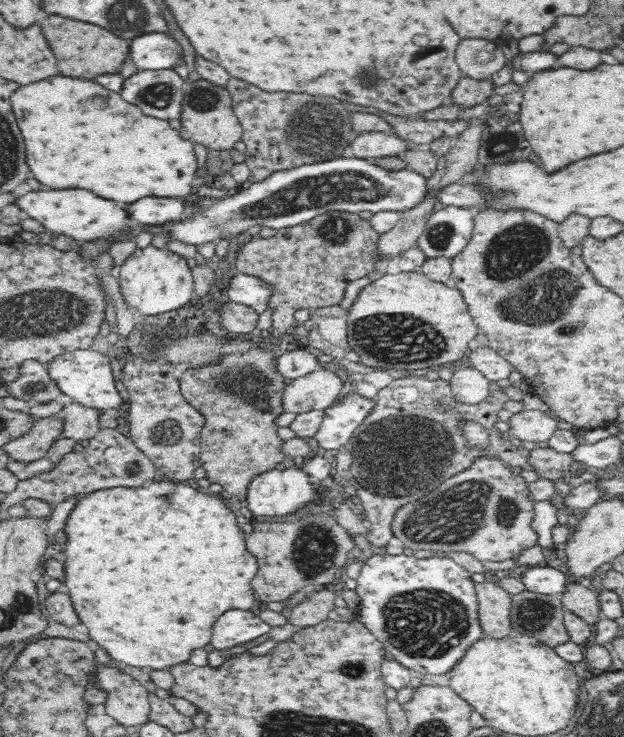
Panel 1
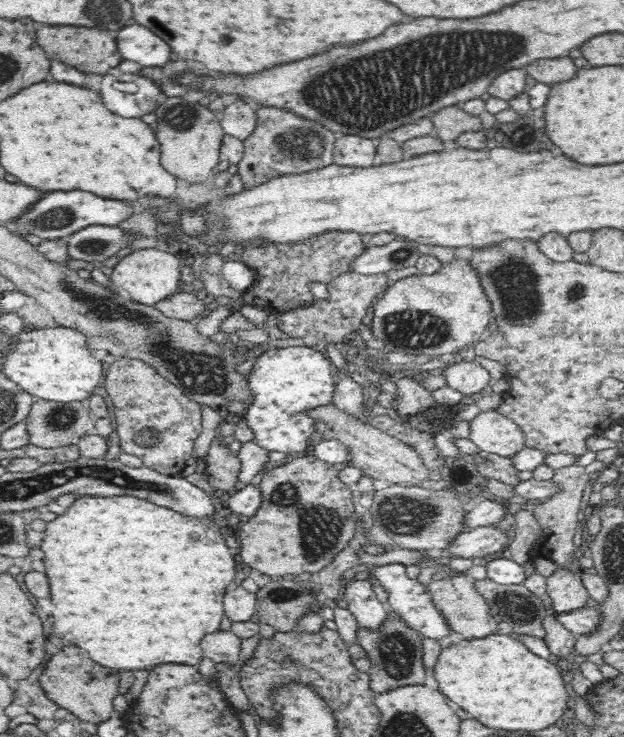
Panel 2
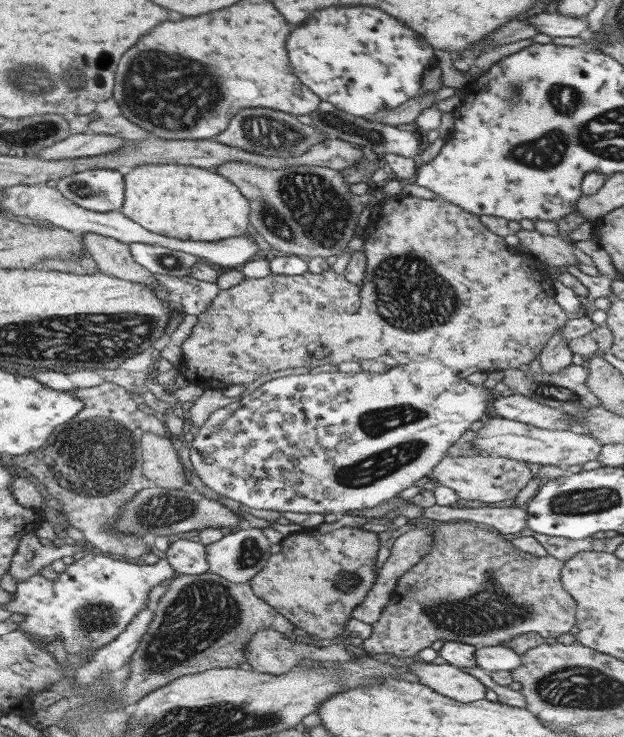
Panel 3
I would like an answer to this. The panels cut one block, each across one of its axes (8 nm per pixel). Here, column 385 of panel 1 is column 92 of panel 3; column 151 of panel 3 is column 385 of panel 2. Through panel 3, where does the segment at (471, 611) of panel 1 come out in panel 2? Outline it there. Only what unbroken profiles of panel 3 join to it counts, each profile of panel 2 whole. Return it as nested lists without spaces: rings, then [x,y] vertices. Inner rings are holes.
[[[390,563],[376,566],[373,567],[373,573],[376,580],[380,582],[380,586],[384,586],[388,592],[386,607],[393,616],[400,617],[400,621],[409,629],[420,633],[421,638],[432,638],[432,640],[440,640],[444,636],[454,634],[441,610],[438,610],[433,603],[433,594],[430,592],[429,585],[424,586],[424,584],[419,584],[417,579],[409,578],[404,564]]]

